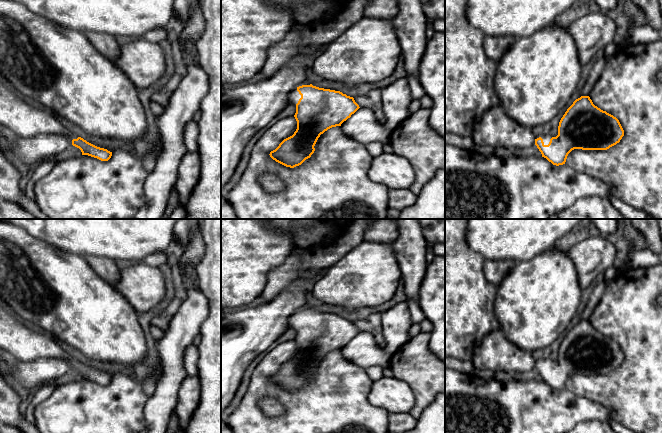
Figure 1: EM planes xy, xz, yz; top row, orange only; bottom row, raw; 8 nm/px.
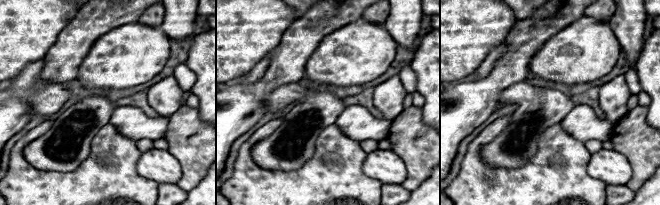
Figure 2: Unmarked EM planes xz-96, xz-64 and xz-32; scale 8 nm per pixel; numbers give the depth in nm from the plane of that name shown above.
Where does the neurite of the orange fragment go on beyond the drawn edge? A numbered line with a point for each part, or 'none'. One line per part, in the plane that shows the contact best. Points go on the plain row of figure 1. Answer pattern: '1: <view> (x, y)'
1: yz (546, 361)

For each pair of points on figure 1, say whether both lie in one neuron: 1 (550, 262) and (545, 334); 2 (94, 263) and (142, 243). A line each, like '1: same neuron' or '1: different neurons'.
1: same neuron
2: different neurons

